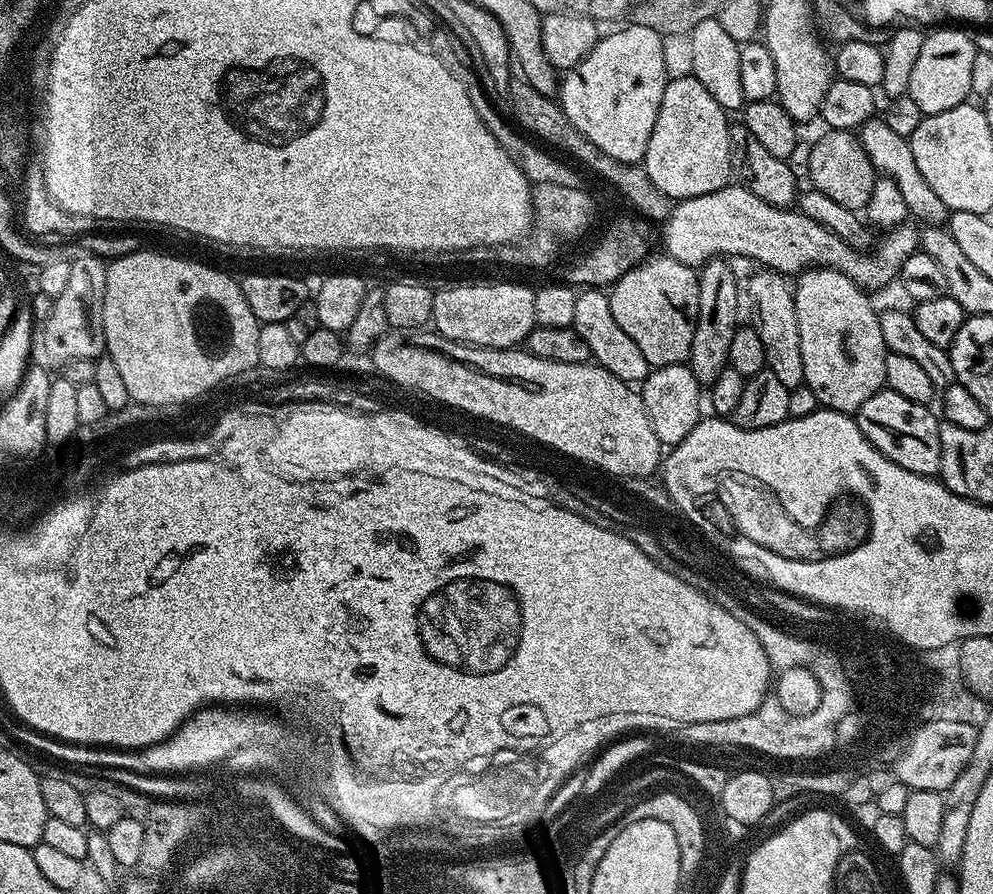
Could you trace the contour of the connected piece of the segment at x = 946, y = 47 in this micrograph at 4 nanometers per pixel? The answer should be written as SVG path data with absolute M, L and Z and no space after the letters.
M940 26L929 31L924 37L918 63L910 73L907 96L918 102L918 110L922 110L925 116L942 114L942 110L950 110L963 104L972 96L970 77L974 74L977 51L972 36L963 30L965 29L960 26Z

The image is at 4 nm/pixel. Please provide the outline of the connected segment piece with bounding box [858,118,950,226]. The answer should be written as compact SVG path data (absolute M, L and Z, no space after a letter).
M873 118L863 124L858 130L858 135L870 162L876 167L880 176L888 176L894 186L902 193L902 199L906 202L906 210L913 221L921 220L924 226L940 226L947 221L950 209L938 194L934 194L930 182L922 178L922 170L918 170L918 162L914 162L914 150L911 139L886 126L883 118Z

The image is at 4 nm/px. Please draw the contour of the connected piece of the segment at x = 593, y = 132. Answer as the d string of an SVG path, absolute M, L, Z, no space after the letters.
M629 23L627 27L601 35L590 54L563 73L558 103L569 122L598 150L623 164L640 164L669 77L663 61L664 37L650 26Z

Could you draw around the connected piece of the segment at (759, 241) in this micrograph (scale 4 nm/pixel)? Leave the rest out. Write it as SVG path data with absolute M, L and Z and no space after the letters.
M729 182L724 188L679 201L673 207L672 213L662 224L663 251L695 269L707 264L709 260L732 256L761 260L760 264L765 269L783 274L799 274L813 266L826 268L828 250L816 250L816 240L786 240L786 234L772 234L772 238L768 238L768 230L776 232L776 228L782 226L780 218L770 216L772 214L768 204L762 202L758 194L750 194L750 190L742 185Z

